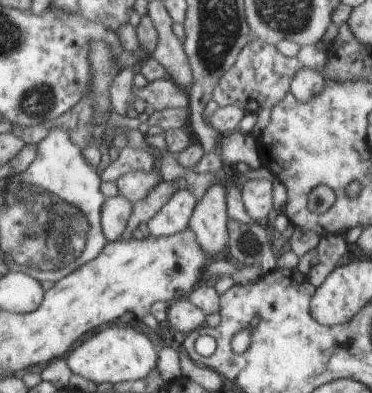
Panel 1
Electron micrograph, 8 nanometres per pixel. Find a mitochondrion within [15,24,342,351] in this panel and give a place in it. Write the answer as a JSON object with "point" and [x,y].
{"point":[247,243]}

